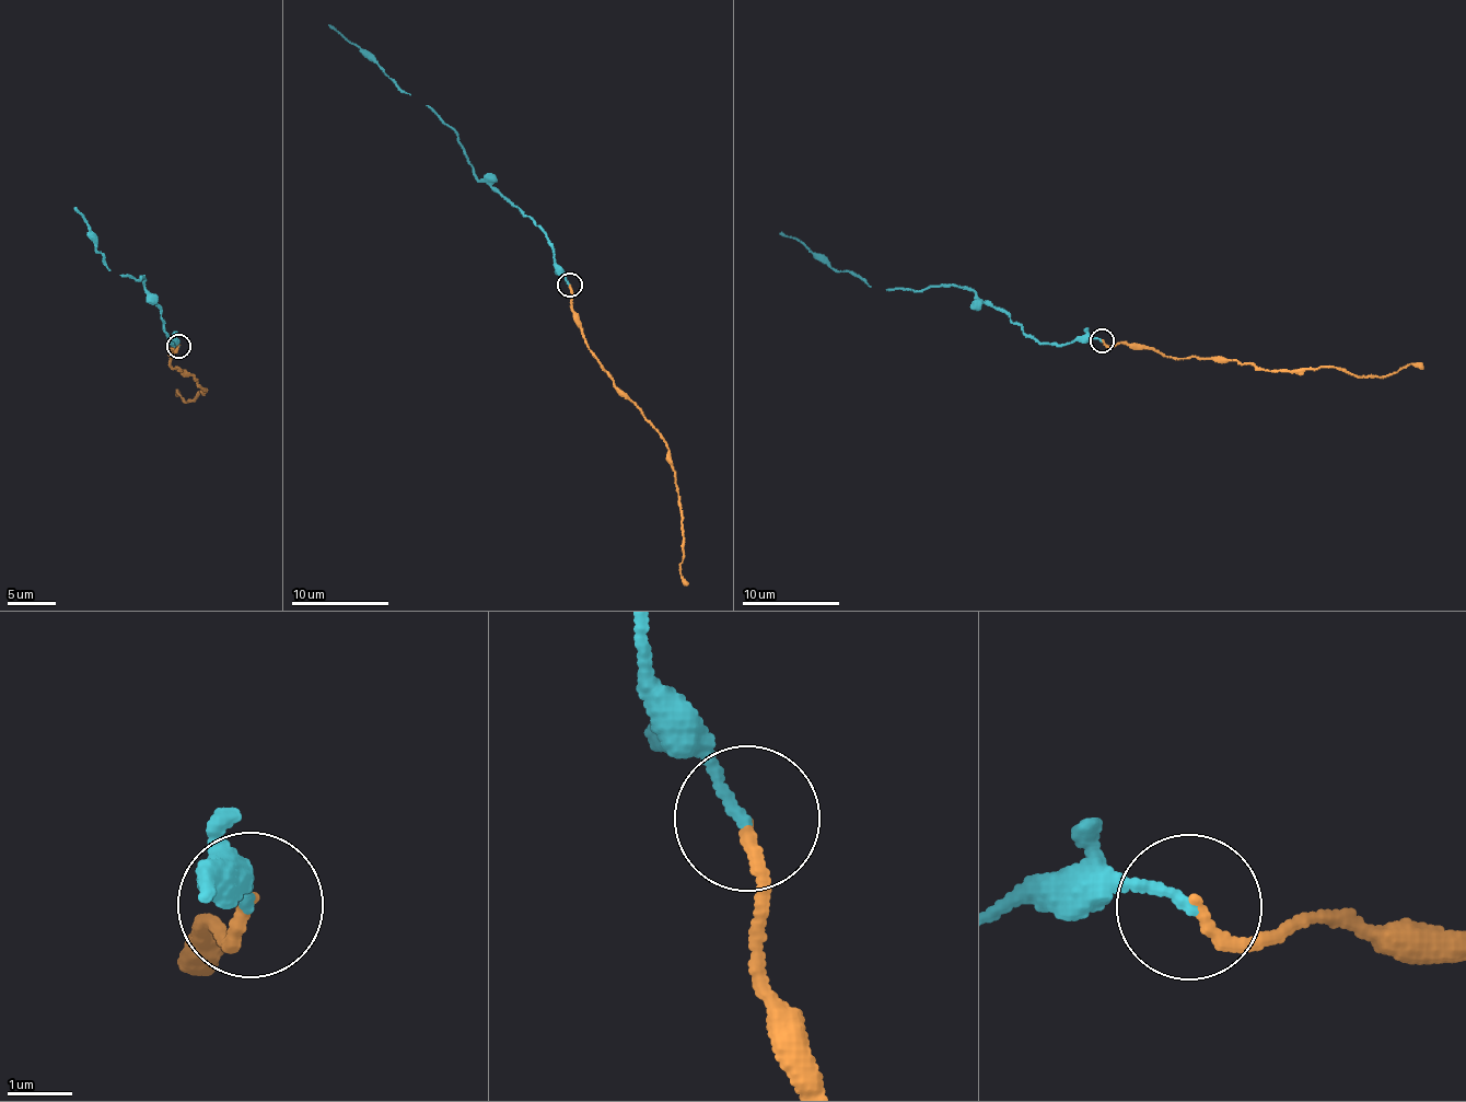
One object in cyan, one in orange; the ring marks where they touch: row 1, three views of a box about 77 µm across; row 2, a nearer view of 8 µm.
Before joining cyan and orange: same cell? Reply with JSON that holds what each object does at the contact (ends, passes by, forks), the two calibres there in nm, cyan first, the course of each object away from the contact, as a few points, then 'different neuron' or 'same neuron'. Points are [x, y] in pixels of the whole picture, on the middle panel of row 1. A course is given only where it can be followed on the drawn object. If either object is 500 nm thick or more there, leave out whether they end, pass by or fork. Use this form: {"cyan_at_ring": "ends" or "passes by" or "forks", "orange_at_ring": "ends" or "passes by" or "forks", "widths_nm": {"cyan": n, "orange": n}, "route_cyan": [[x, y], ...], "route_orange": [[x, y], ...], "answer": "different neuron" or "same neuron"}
{"cyan_at_ring": "ends", "orange_at_ring": "ends", "widths_nm": {"cyan": 170, "orange": 190}, "route_cyan": [[570, 285], [544, 231], [476, 177], [455, 134], [328, 25]], "route_orange": [[570, 285], [573, 318], [592, 355], [667, 448], [667, 462], [683, 515], [681, 572], [688, 584]], "answer": "same neuron"}

